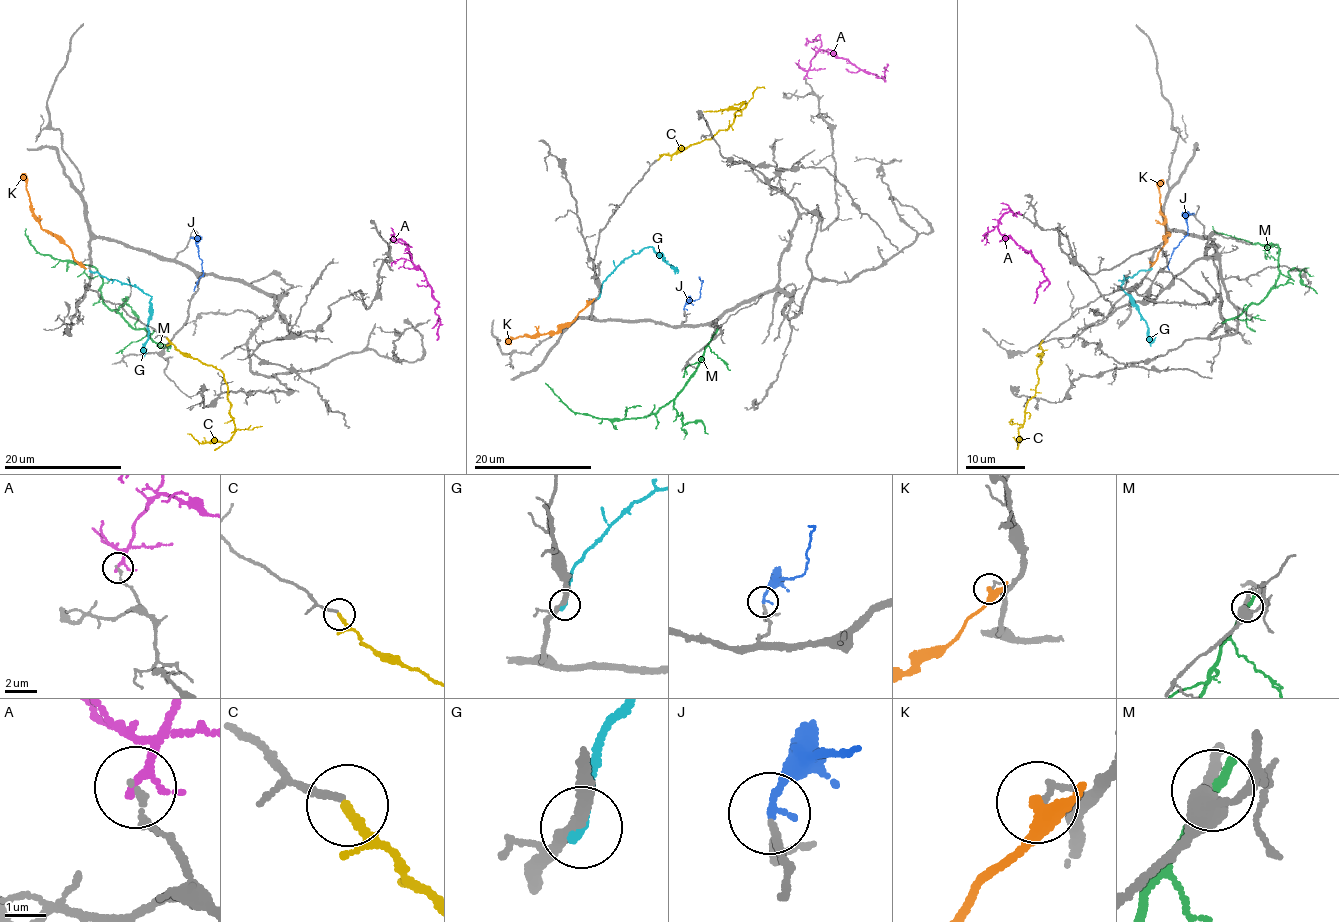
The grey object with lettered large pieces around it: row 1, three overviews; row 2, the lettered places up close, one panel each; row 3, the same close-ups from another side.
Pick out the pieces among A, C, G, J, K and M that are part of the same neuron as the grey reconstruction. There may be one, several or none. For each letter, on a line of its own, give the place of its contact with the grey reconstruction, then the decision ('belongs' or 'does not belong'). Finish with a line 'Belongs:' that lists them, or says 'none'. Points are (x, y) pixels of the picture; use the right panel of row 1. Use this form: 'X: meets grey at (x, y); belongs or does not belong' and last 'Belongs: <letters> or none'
A: meets grey at (1018, 212); does not belong
C: meets grey at (1042, 340); belongs
G: meets grey at (1150, 269); does not belong
J: meets grey at (1192, 215); belongs
K: meets grey at (1150, 262); does not belong
M: meets grey at (1225, 320); does not belong
Belongs: C, J

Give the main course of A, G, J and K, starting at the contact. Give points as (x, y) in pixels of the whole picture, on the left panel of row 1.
A: (390, 240), (401, 238), (438, 303), (436, 340)
G: (91, 271), (115, 278), (151, 298), (145, 356)
J: (190, 238), (196, 242), (203, 272), (193, 290)
K: (81, 263), (73, 258), (72, 248), (42, 229), (33, 212), (26, 188), (27, 177), (22, 173)

